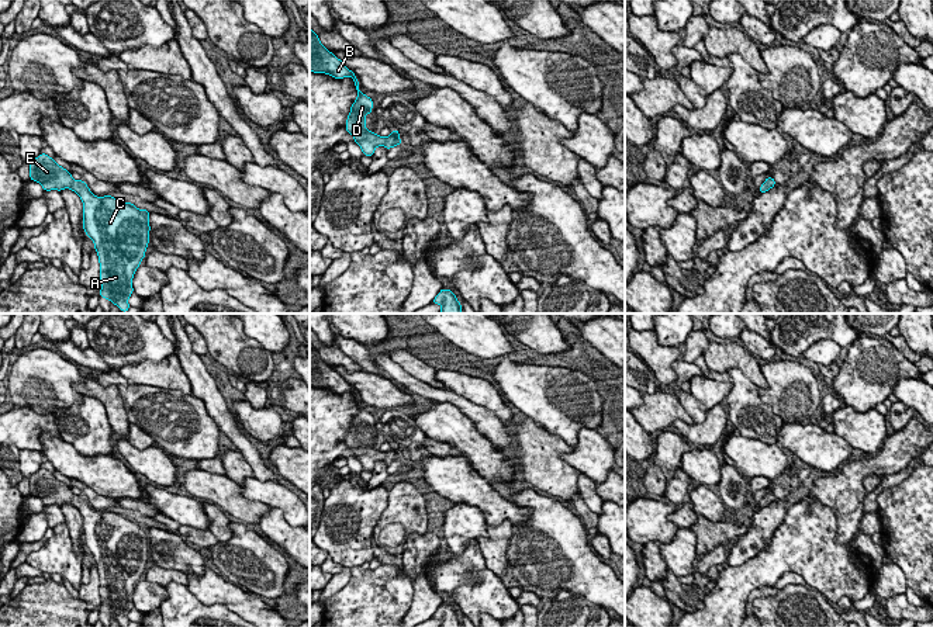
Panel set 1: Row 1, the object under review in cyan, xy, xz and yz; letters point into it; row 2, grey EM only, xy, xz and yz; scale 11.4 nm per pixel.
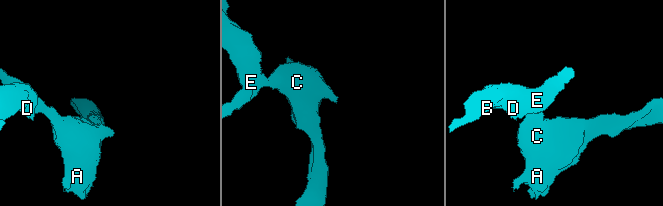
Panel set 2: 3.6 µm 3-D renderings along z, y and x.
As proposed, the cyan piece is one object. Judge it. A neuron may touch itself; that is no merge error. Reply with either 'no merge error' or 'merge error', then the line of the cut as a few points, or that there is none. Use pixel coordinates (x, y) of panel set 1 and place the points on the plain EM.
no merge error | no cut

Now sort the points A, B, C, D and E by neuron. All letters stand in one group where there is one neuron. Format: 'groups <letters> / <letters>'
groups A B C D E

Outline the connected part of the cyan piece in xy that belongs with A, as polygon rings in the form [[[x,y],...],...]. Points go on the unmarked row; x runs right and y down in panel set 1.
[[[41,468],[30,477],[30,492],[38,496],[45,506],[69,503],[75,506],[83,517],[83,544],[93,555],[100,578],[100,612],[111,616],[122,627],[129,623],[128,613],[134,607],[132,593],[145,572],[149,558],[149,526],[138,524],[131,517],[124,517],[111,510],[94,510],[83,495],[75,495],[72,488],[59,481],[52,472]]]

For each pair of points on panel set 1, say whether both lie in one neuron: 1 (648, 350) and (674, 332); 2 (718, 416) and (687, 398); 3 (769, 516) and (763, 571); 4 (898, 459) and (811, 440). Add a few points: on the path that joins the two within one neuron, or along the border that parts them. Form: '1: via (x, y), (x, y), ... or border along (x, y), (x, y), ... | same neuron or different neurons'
1: border along (653, 331), (660, 345), (676, 347) | different neurons
2: border along (707, 414), (701, 422), (694, 423) | different neurons
3: border along (784, 519), (774, 530), (767, 546), (739, 567) | different neurons
4: border along (852, 457), (843, 464) | different neurons

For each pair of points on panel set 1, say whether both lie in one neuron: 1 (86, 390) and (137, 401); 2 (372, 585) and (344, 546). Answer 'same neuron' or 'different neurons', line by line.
1: different neurons
2: different neurons

